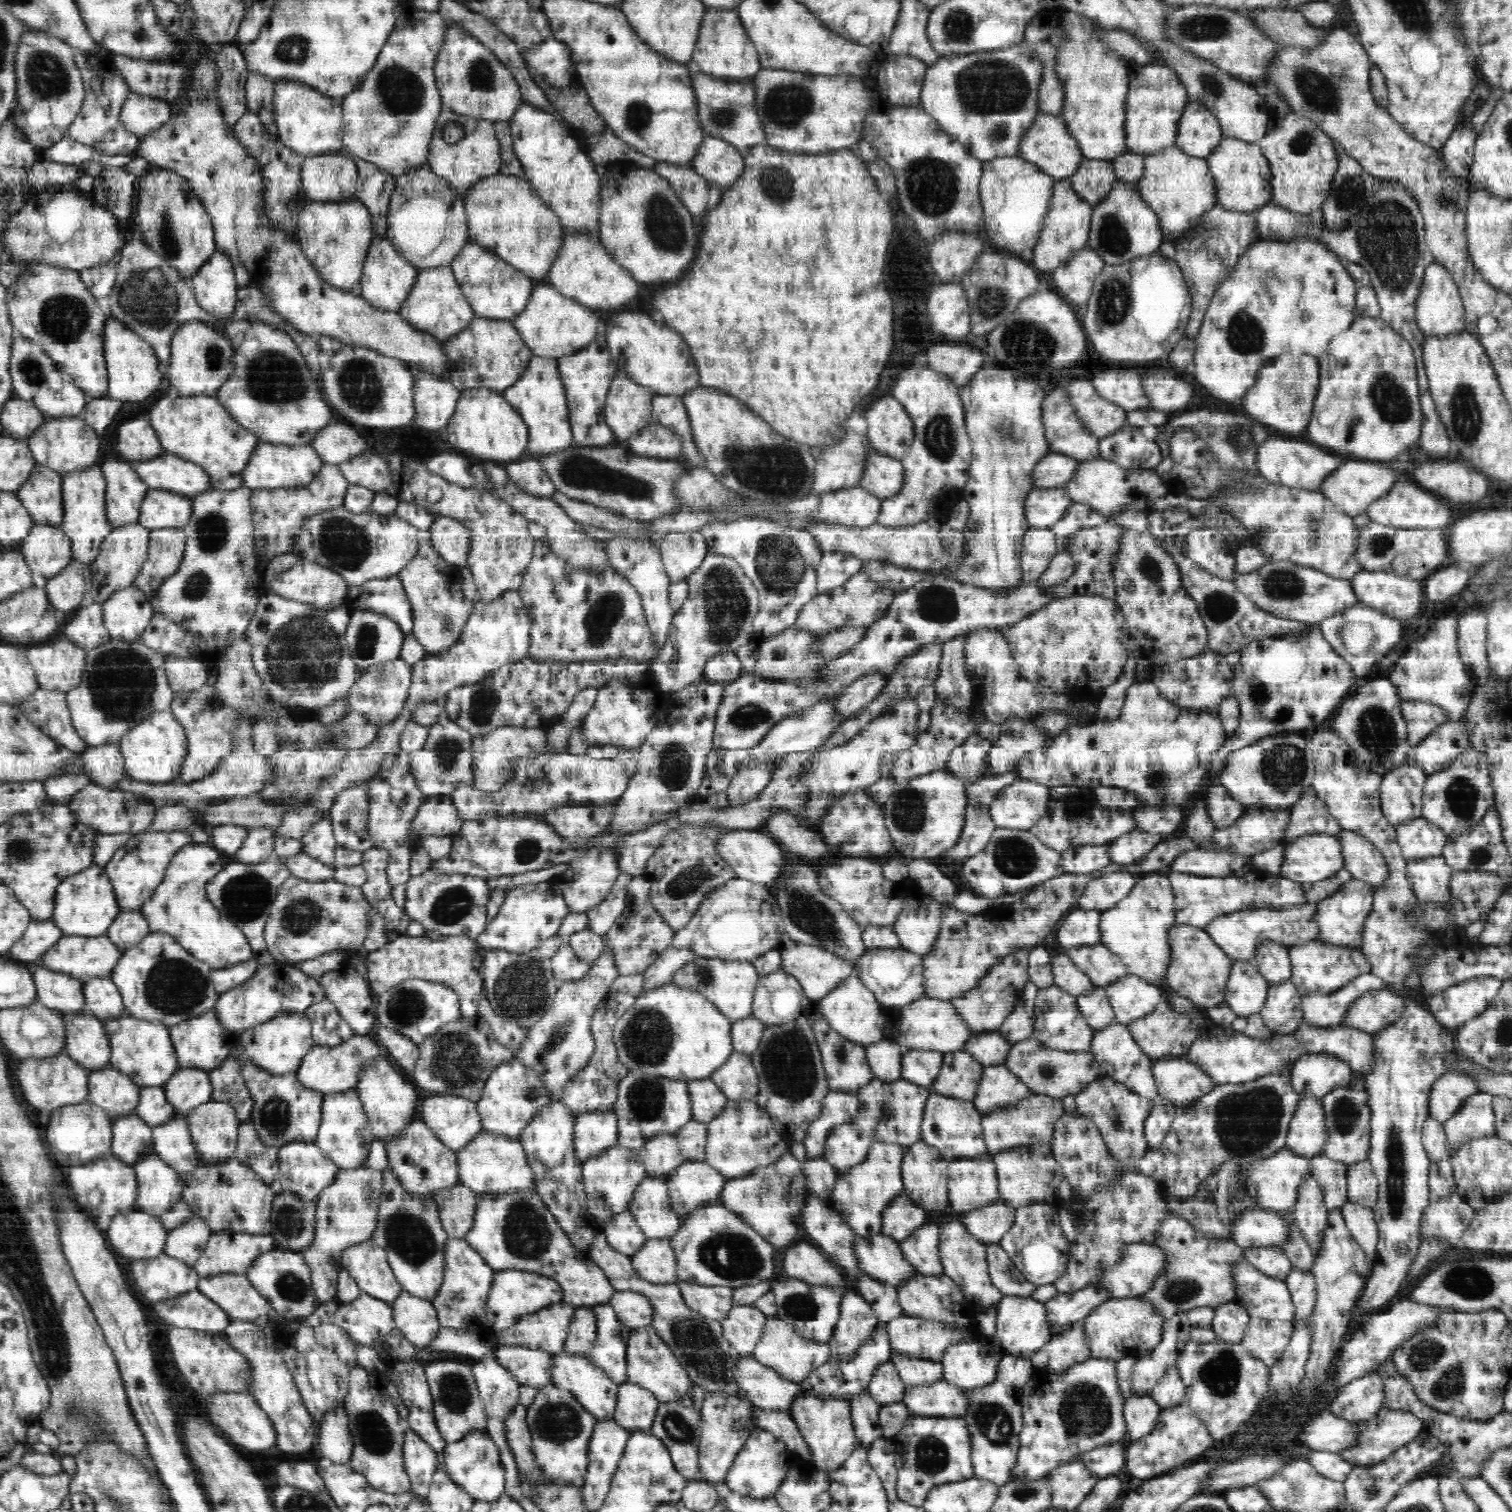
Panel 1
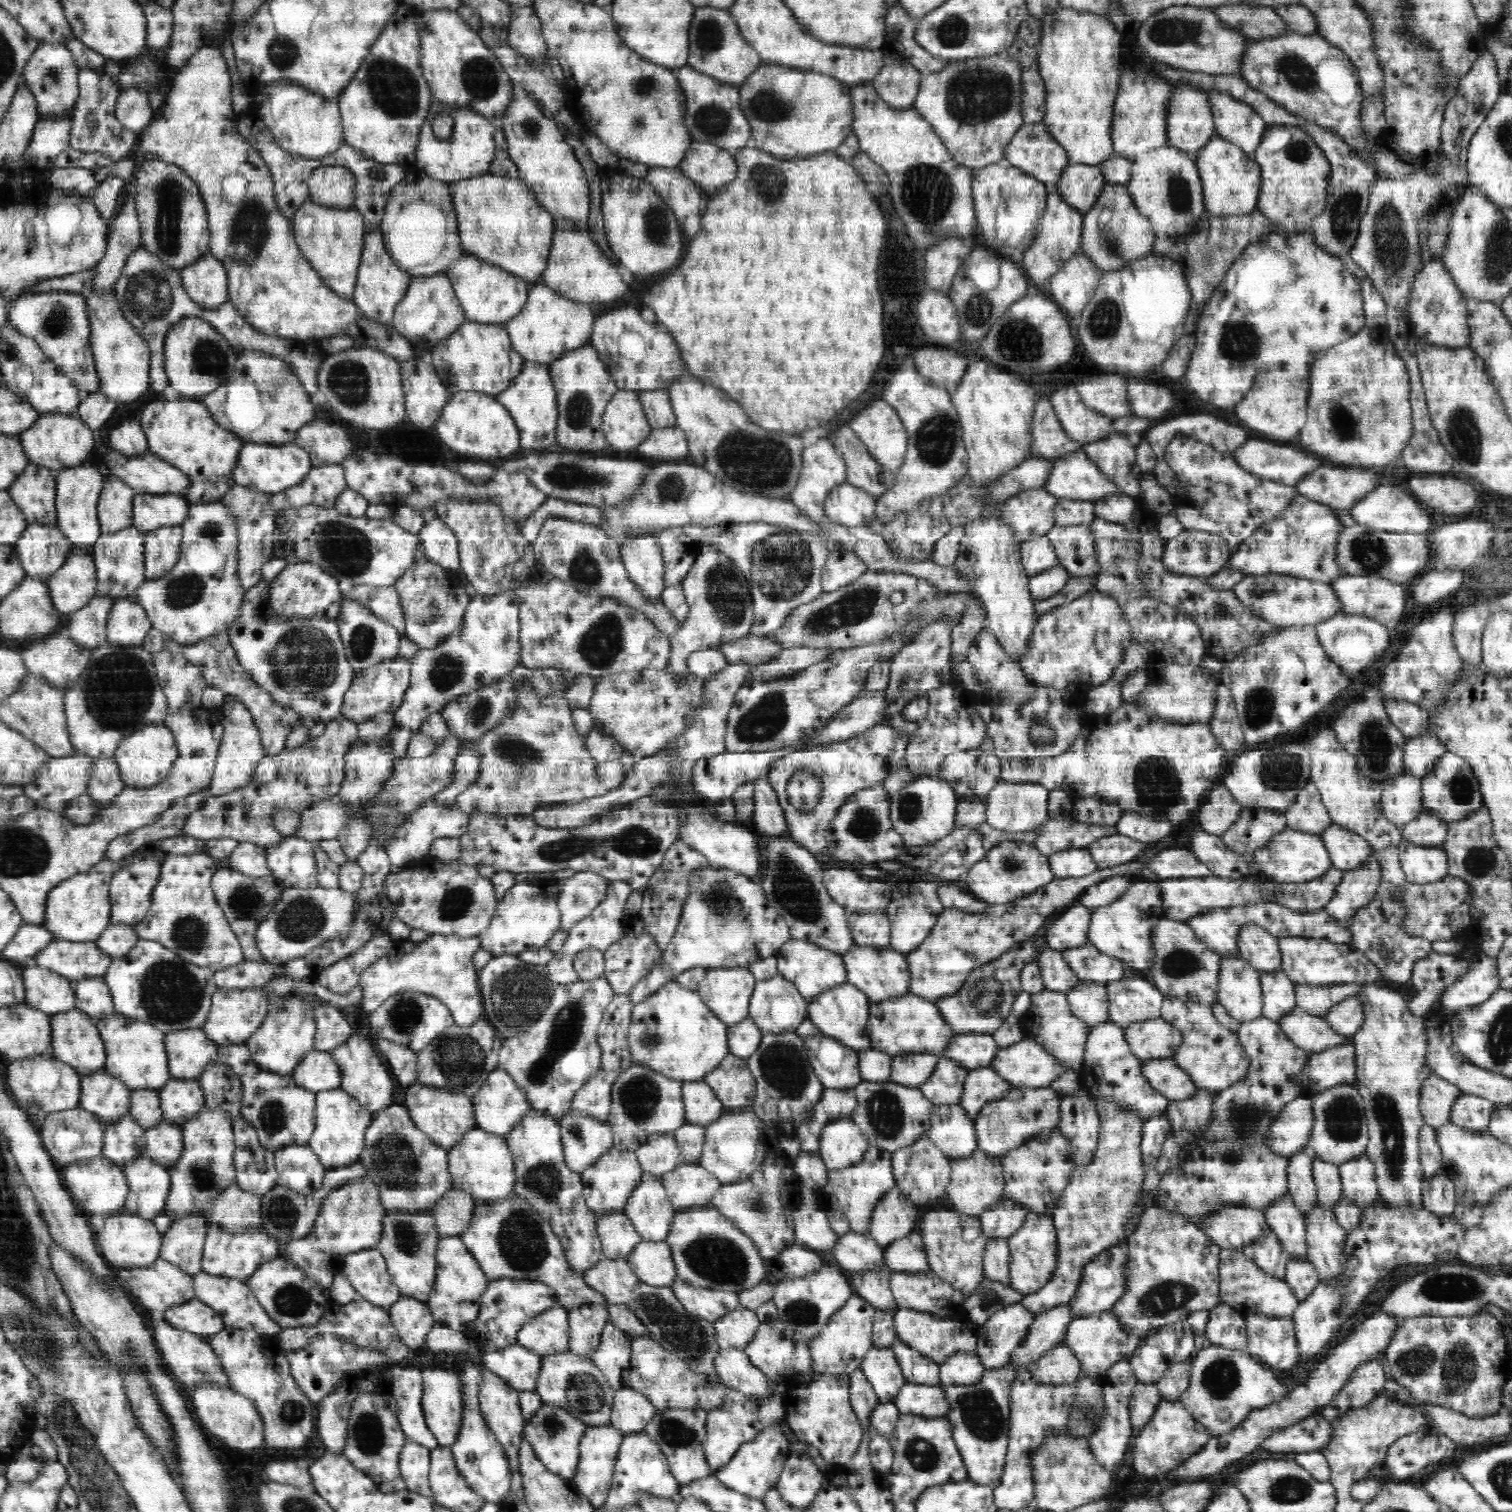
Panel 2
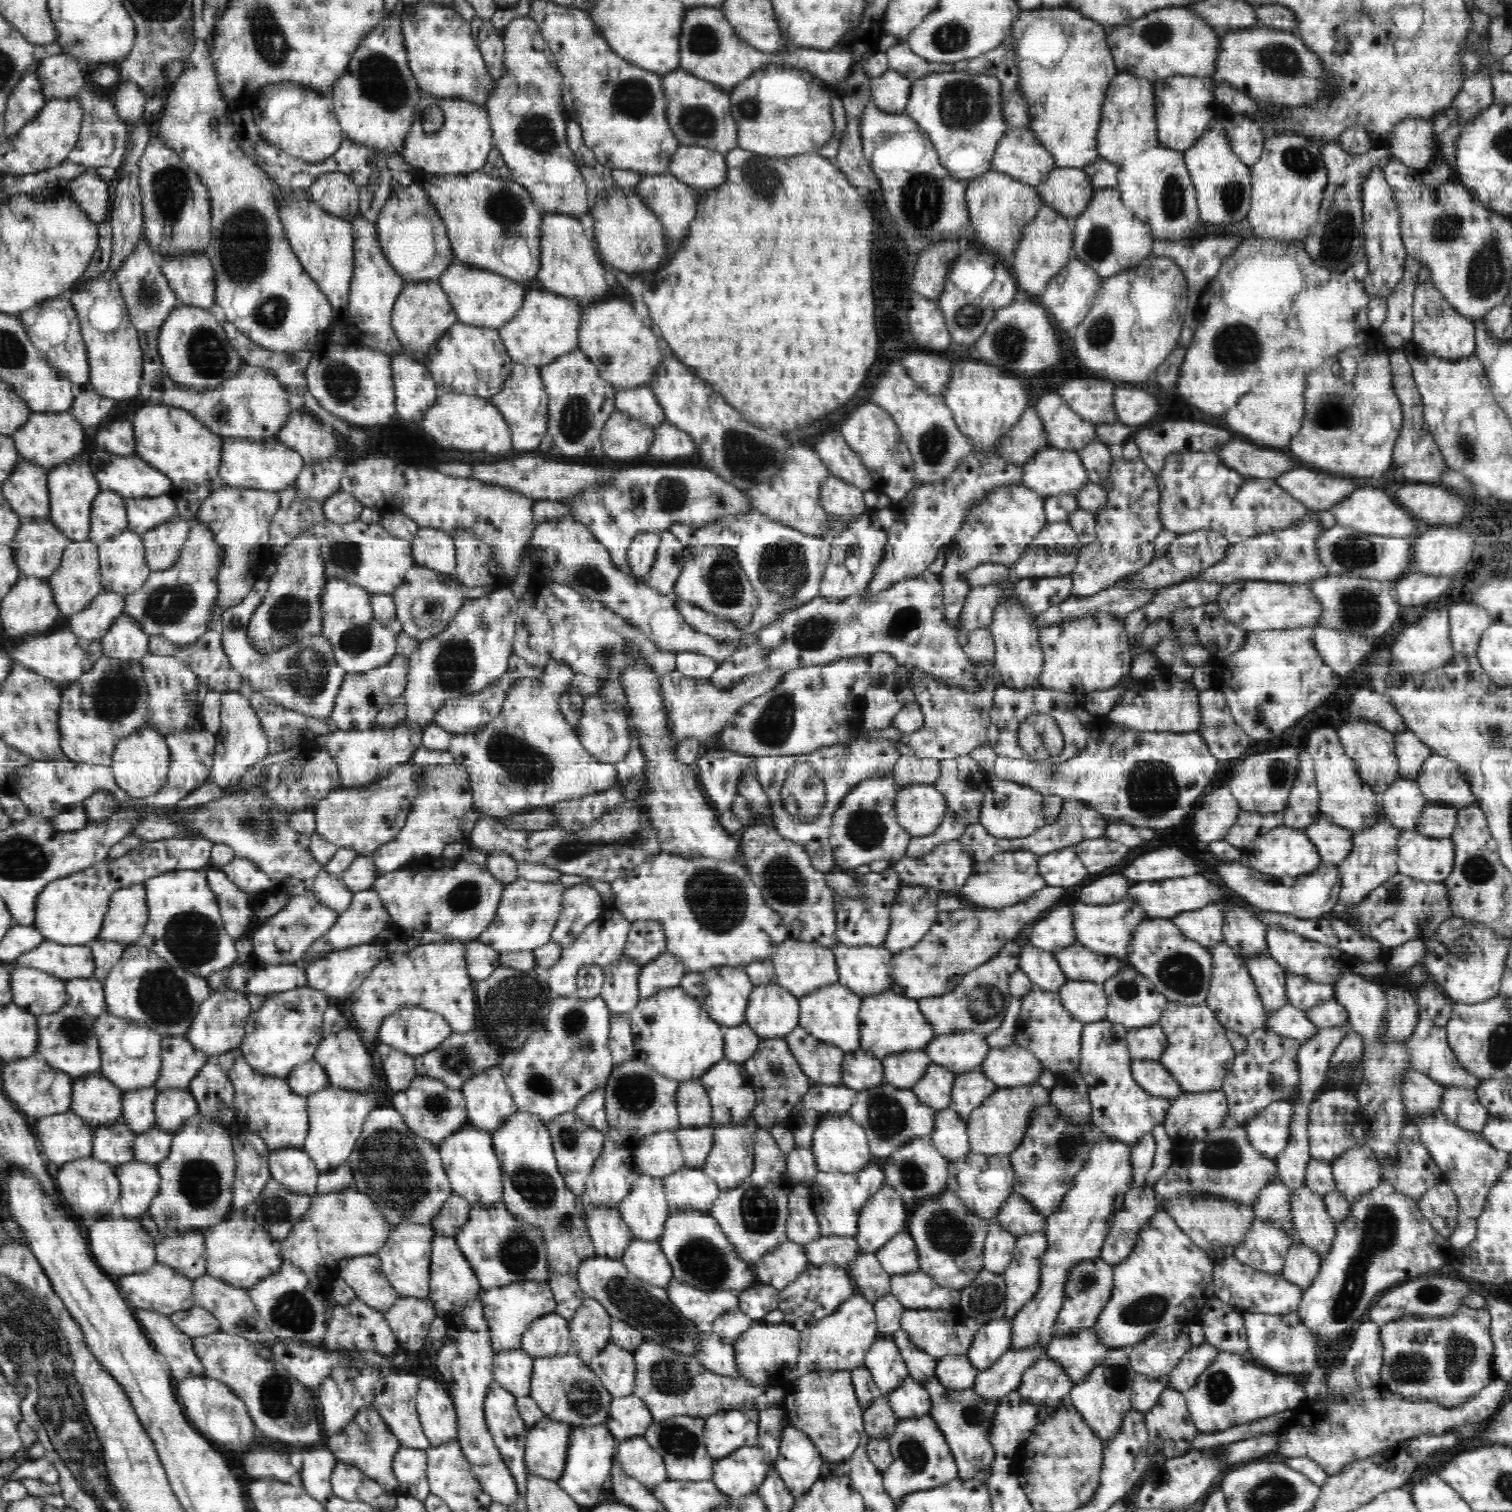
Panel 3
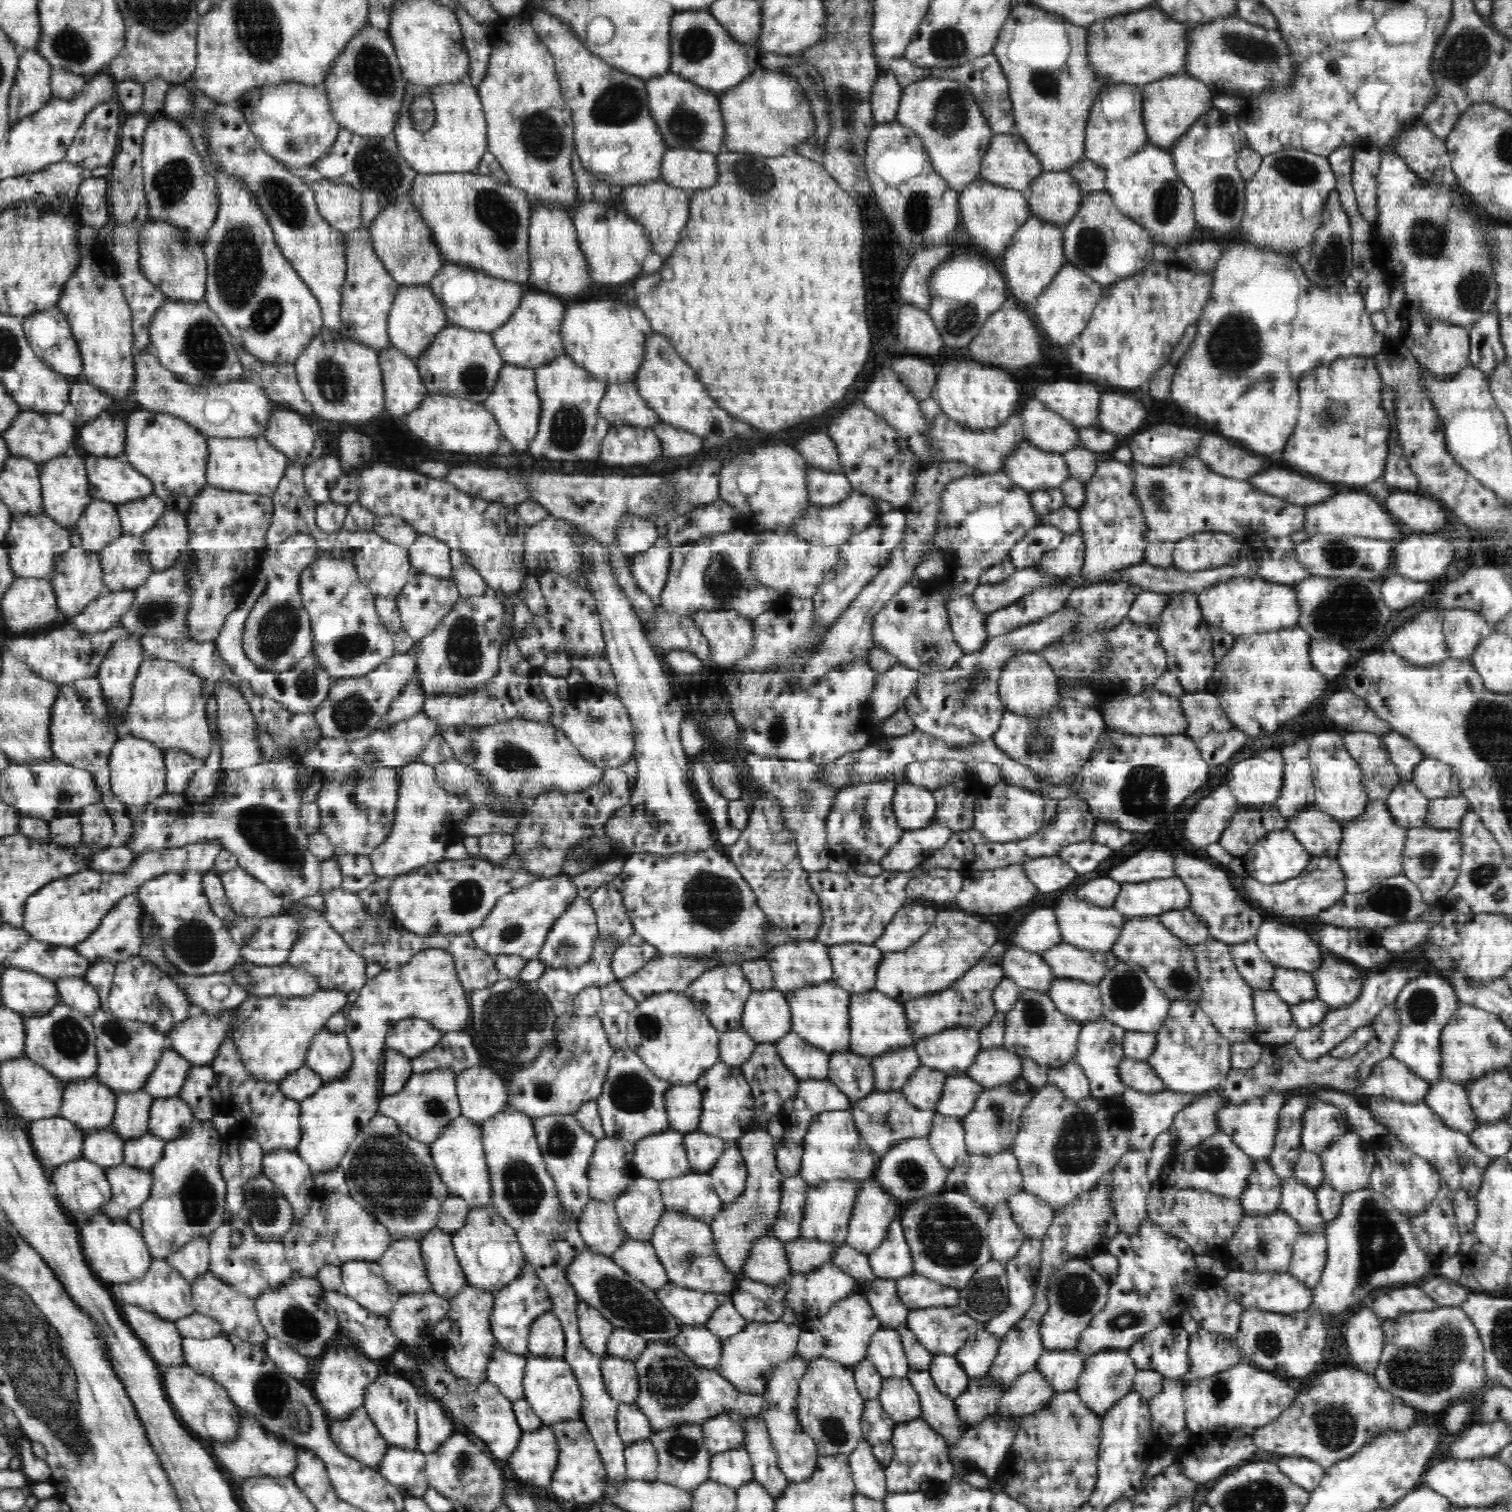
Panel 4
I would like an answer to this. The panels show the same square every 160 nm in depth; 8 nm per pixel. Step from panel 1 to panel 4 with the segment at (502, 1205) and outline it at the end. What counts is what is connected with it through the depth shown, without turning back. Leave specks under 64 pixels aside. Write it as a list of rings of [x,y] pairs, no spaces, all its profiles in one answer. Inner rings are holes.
[[[491,1205],[472,1207],[464,1226],[452,1233],[451,1241],[468,1285],[494,1292],[512,1280],[518,1279],[522,1274],[521,1270],[529,1266],[515,1230],[506,1224]]]

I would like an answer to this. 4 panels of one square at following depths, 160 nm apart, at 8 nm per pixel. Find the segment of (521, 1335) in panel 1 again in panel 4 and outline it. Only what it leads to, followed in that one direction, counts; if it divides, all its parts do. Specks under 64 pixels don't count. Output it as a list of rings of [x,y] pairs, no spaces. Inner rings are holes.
[[[550,1310],[538,1316],[528,1336],[528,1354],[538,1357],[562,1357],[566,1335],[560,1319]]]

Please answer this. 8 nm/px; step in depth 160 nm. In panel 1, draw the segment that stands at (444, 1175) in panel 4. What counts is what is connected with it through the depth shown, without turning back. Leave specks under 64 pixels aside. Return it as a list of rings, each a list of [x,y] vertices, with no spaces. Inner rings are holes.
[[[487,1131],[480,1132],[472,1142],[466,1144],[465,1148],[457,1151],[457,1165],[459,1172],[459,1183],[473,1190],[479,1196],[482,1193],[505,1193],[533,1186],[534,1173],[528,1164],[526,1153],[518,1139],[509,1139],[502,1135],[495,1135]]]

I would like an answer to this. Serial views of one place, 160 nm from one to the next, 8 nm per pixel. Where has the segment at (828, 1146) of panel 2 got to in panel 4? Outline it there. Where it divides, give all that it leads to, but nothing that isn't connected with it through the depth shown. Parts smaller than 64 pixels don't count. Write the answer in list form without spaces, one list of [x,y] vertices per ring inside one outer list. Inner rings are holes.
[[[850,1109],[817,1114],[800,1146],[804,1153],[799,1175],[809,1186],[818,1186],[826,1180],[864,1181],[874,1177],[879,1157],[871,1152],[866,1141],[862,1139]]]

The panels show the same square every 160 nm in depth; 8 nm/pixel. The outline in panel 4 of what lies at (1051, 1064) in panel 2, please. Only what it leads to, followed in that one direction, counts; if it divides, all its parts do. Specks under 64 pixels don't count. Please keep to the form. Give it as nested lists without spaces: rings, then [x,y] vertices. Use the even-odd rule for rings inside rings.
[[[1002,1047],[982,1049],[964,1075],[978,1082],[984,1089],[1006,1085],[1021,1077],[1022,1059]]]

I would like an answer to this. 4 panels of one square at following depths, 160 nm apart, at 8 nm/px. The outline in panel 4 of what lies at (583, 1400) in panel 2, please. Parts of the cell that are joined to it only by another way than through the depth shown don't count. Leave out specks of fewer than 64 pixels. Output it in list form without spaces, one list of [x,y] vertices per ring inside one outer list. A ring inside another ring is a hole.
[[[526,1355],[523,1378],[523,1398],[533,1408],[534,1414],[542,1419],[544,1425],[560,1421],[580,1420],[582,1418],[581,1389],[574,1376],[573,1368],[563,1357],[538,1357]]]

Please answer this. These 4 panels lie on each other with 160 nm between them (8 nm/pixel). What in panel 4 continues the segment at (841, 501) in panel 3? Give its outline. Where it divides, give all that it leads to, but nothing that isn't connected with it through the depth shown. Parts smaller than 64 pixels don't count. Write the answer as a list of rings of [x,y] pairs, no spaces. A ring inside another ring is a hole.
[[[810,467],[806,477],[809,502],[819,507],[829,507],[844,500],[853,490],[843,472],[825,471]]]

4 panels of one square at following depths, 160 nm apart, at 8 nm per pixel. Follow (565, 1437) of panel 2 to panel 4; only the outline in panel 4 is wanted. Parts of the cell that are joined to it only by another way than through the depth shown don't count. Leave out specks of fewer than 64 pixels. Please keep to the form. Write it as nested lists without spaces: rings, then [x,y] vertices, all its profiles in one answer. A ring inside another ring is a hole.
[[[543,1425],[532,1432],[523,1432],[506,1466],[515,1478],[530,1482],[538,1487],[547,1487],[553,1480],[558,1460],[556,1437],[549,1425]]]

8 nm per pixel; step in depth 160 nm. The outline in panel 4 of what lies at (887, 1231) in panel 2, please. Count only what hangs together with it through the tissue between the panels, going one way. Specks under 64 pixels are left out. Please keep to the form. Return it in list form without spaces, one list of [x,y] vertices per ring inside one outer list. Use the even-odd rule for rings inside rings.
[[[873,1178],[861,1182],[844,1244],[868,1254],[886,1238],[890,1223],[896,1220],[898,1201]]]

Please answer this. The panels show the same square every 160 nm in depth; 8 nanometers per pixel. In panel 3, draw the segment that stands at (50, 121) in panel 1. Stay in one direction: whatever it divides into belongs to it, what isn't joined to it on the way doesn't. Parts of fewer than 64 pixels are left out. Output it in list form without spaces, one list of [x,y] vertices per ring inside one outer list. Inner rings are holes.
[[[58,54],[40,59],[39,80],[47,100],[68,100],[77,97],[86,85],[75,59]]]

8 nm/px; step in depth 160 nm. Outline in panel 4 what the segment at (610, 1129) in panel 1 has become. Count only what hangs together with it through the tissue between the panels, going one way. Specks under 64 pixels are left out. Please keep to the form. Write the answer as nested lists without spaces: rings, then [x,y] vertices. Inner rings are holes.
[[[573,1113],[537,1117],[533,1119],[533,1123],[546,1170],[555,1182],[563,1209],[570,1216],[579,1218],[583,1209],[591,1201],[588,1171],[590,1159],[597,1144],[596,1138],[584,1131],[580,1121]]]

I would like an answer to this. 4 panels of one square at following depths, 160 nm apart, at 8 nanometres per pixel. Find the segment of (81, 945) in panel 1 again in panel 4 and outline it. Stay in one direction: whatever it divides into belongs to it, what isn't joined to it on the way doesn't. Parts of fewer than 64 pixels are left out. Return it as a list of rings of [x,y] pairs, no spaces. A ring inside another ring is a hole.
[[[30,939],[9,954],[6,964],[32,970],[54,981],[64,977],[84,977],[91,964],[73,947],[51,945]]]

